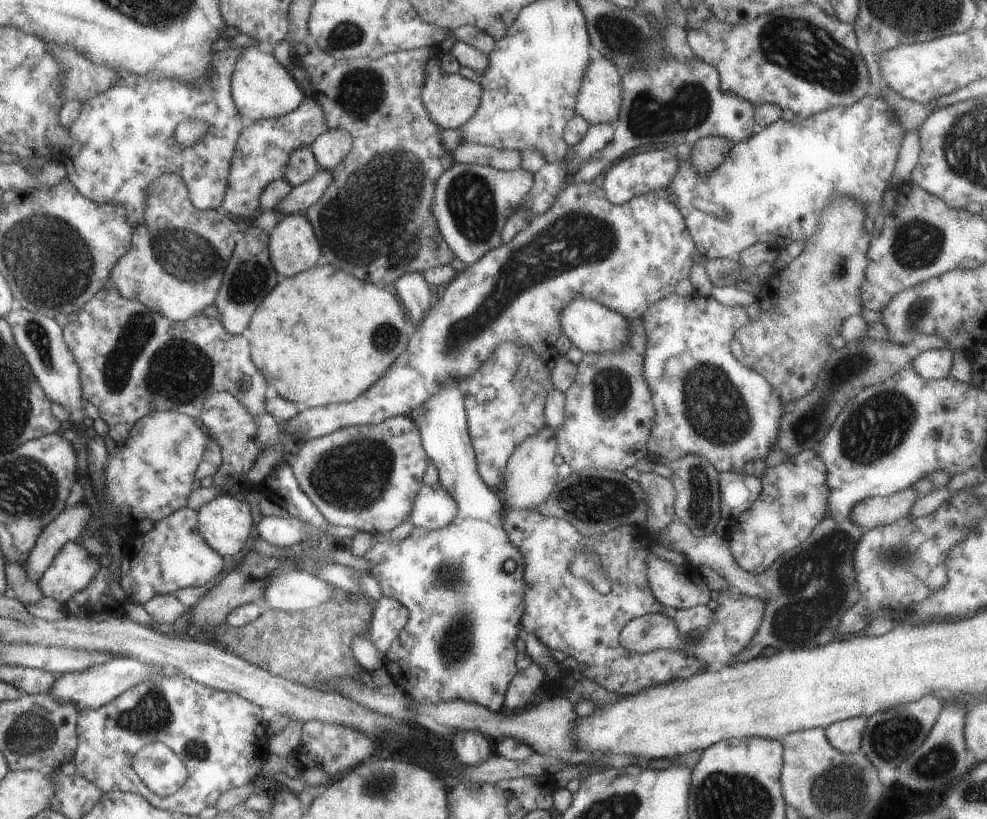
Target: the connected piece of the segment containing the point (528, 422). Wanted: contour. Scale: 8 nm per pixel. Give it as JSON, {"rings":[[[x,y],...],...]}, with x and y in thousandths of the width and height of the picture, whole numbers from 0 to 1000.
{"rings":[[[506,418],[495,437],[464,469],[483,579],[493,596],[504,600],[510,592],[512,569],[522,545],[552,519],[550,493],[559,474],[557,446],[552,435],[542,435],[534,422]]]}

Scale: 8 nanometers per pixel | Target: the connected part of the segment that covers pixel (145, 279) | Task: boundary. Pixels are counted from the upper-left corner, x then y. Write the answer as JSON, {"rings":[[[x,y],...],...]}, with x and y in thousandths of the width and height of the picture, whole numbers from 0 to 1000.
{"rings":[[[163,214],[147,230],[143,271],[135,277],[133,300],[117,320],[109,341],[117,349],[121,361],[138,366],[147,376],[160,381],[175,393],[185,393],[198,383],[204,383],[207,376],[218,369],[218,361],[224,349],[226,330],[239,297],[236,288],[241,281],[240,274],[224,256],[199,255],[190,243],[187,223],[181,215]]]}

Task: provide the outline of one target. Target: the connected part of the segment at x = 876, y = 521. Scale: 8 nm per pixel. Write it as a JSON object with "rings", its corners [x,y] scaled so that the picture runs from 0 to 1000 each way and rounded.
{"rings":[[[921,595],[899,606],[887,603],[864,615],[859,631],[864,640],[876,647],[899,641],[910,632],[919,630],[921,620],[929,607],[931,607],[929,601]]]}

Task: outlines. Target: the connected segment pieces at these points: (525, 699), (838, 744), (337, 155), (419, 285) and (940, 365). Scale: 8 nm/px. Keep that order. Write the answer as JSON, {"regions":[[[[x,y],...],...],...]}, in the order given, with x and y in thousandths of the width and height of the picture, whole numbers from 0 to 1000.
{"regions":[[[[538,807],[532,817],[523,819],[510,847],[509,863],[516,867],[537,862],[542,846],[552,835],[552,821]]],[[[875,874],[860,875],[843,882],[835,888],[835,897],[843,911],[852,921],[866,919],[871,908],[877,877]]],[[[334,154],[311,179],[316,186],[322,205],[336,208],[355,184],[357,168],[350,158]]],[[[425,332],[407,335],[400,342],[400,359],[409,371],[410,381],[414,386],[417,396],[425,396],[429,383],[436,377],[435,364],[437,364],[438,352],[431,344]]],[[[957,424],[944,427],[939,426],[935,430],[930,430],[920,446],[935,464],[957,462],[961,459],[964,433],[964,427]]]]}

